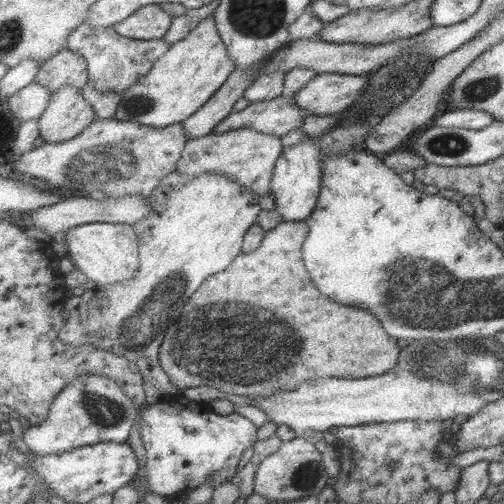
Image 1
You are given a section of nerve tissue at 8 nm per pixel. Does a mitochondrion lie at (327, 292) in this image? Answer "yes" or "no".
no

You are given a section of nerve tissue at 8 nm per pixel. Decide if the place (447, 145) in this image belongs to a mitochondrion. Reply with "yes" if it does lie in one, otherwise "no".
yes

